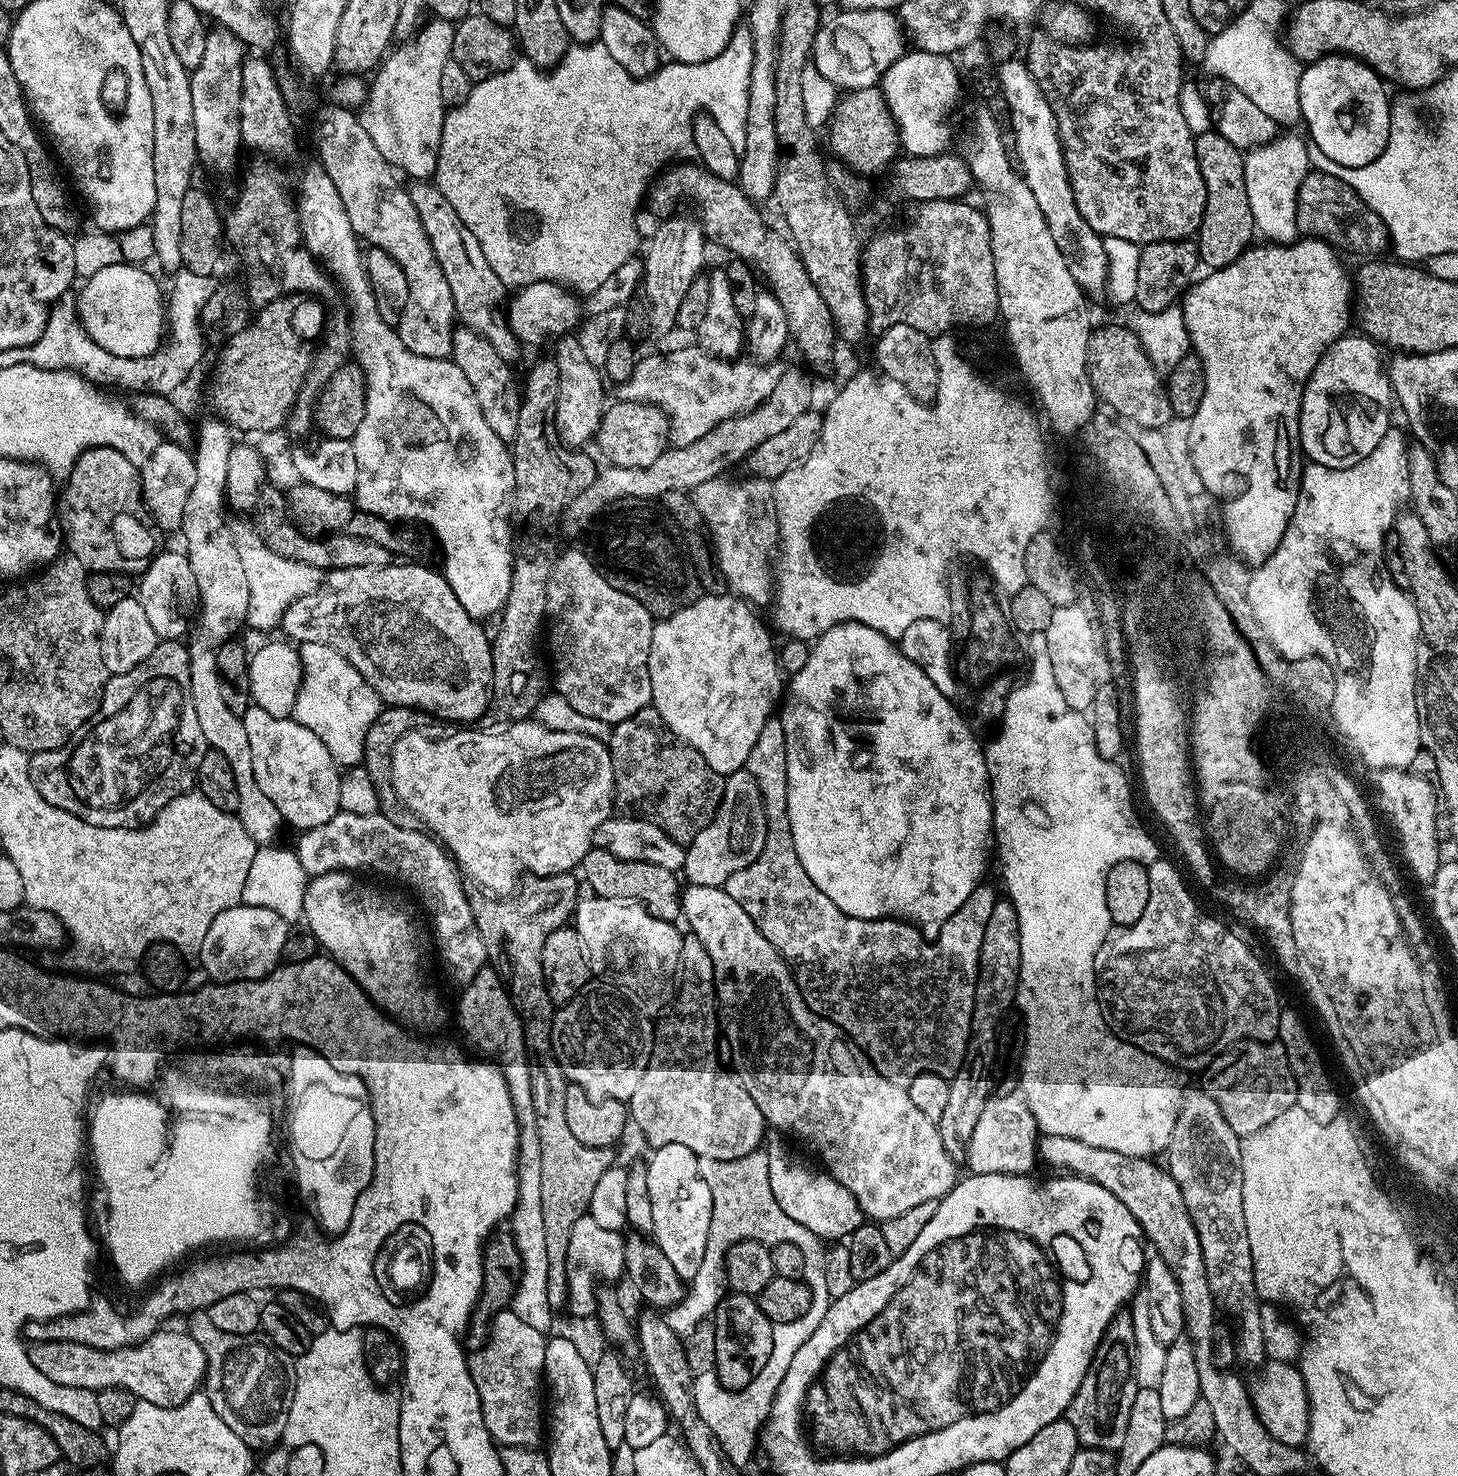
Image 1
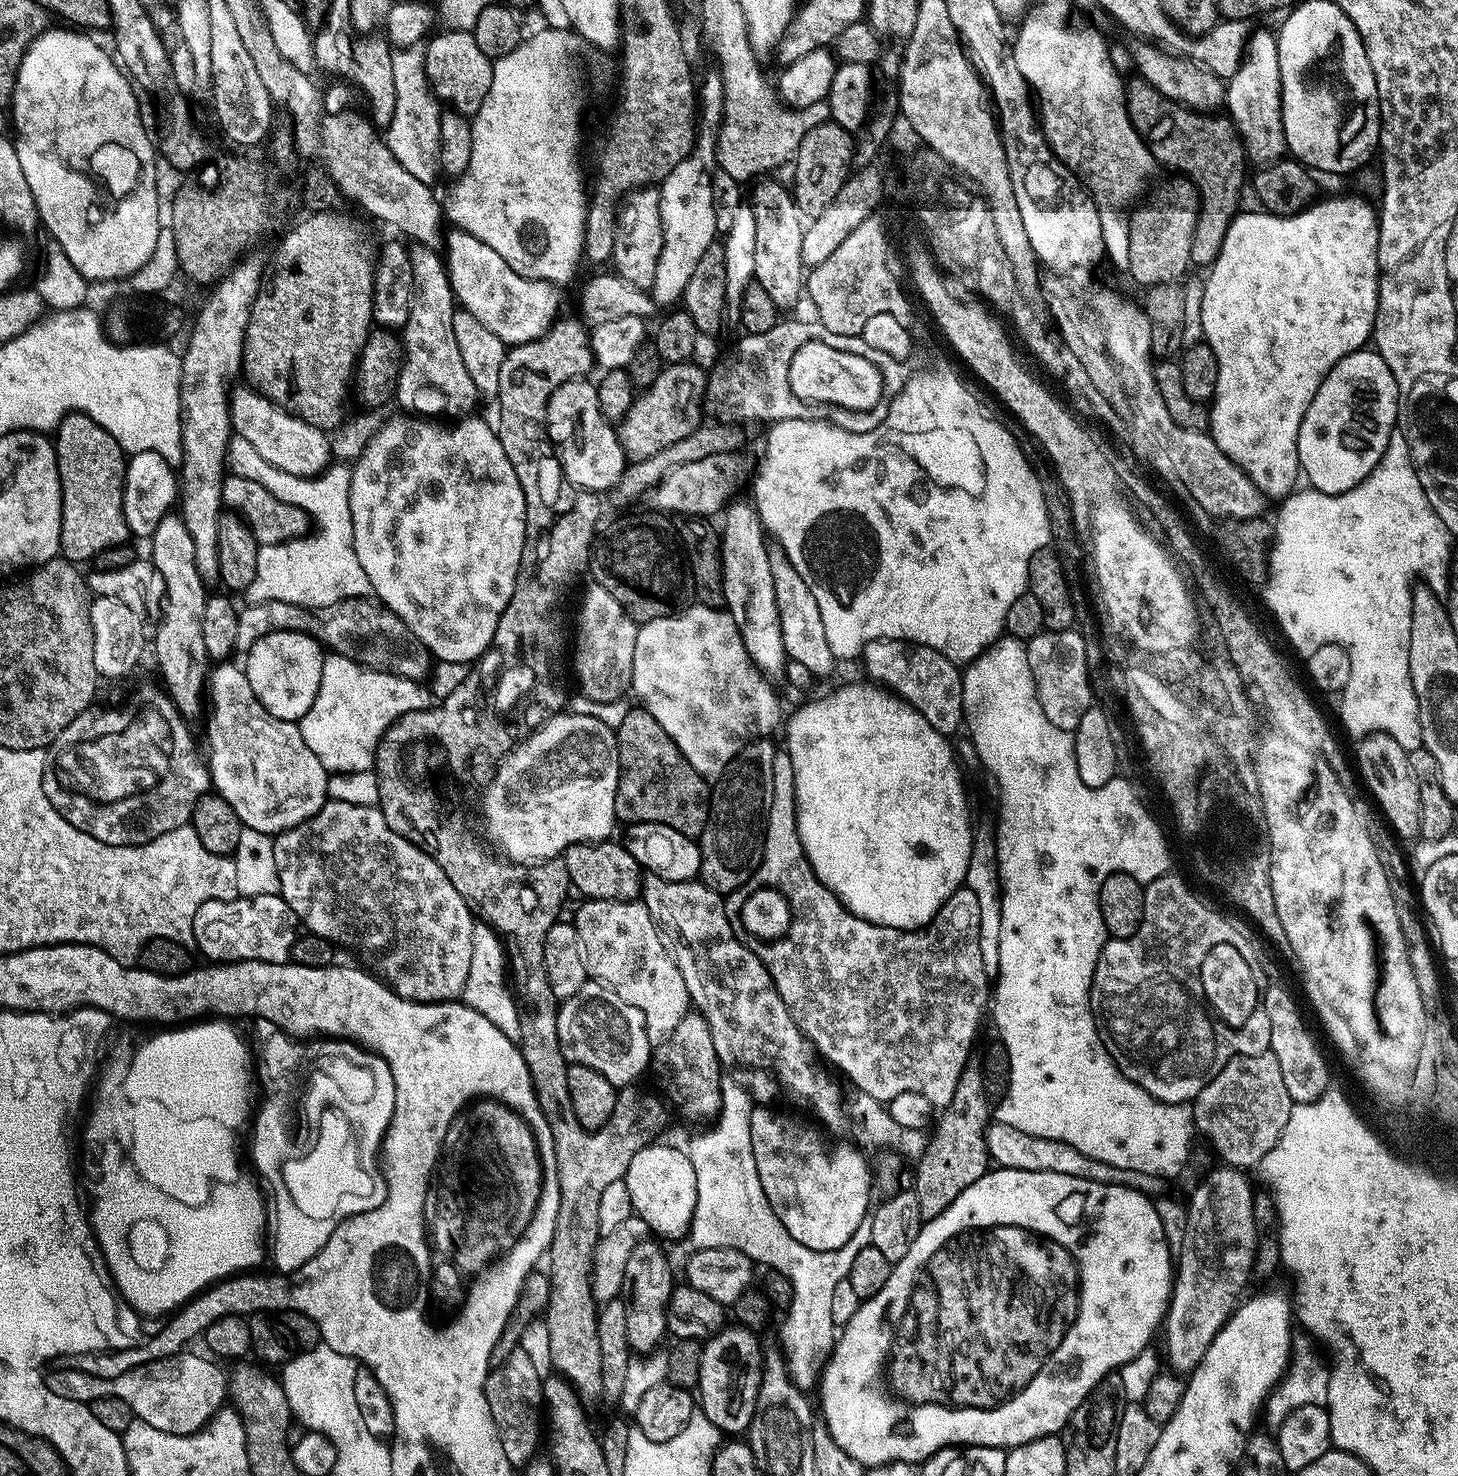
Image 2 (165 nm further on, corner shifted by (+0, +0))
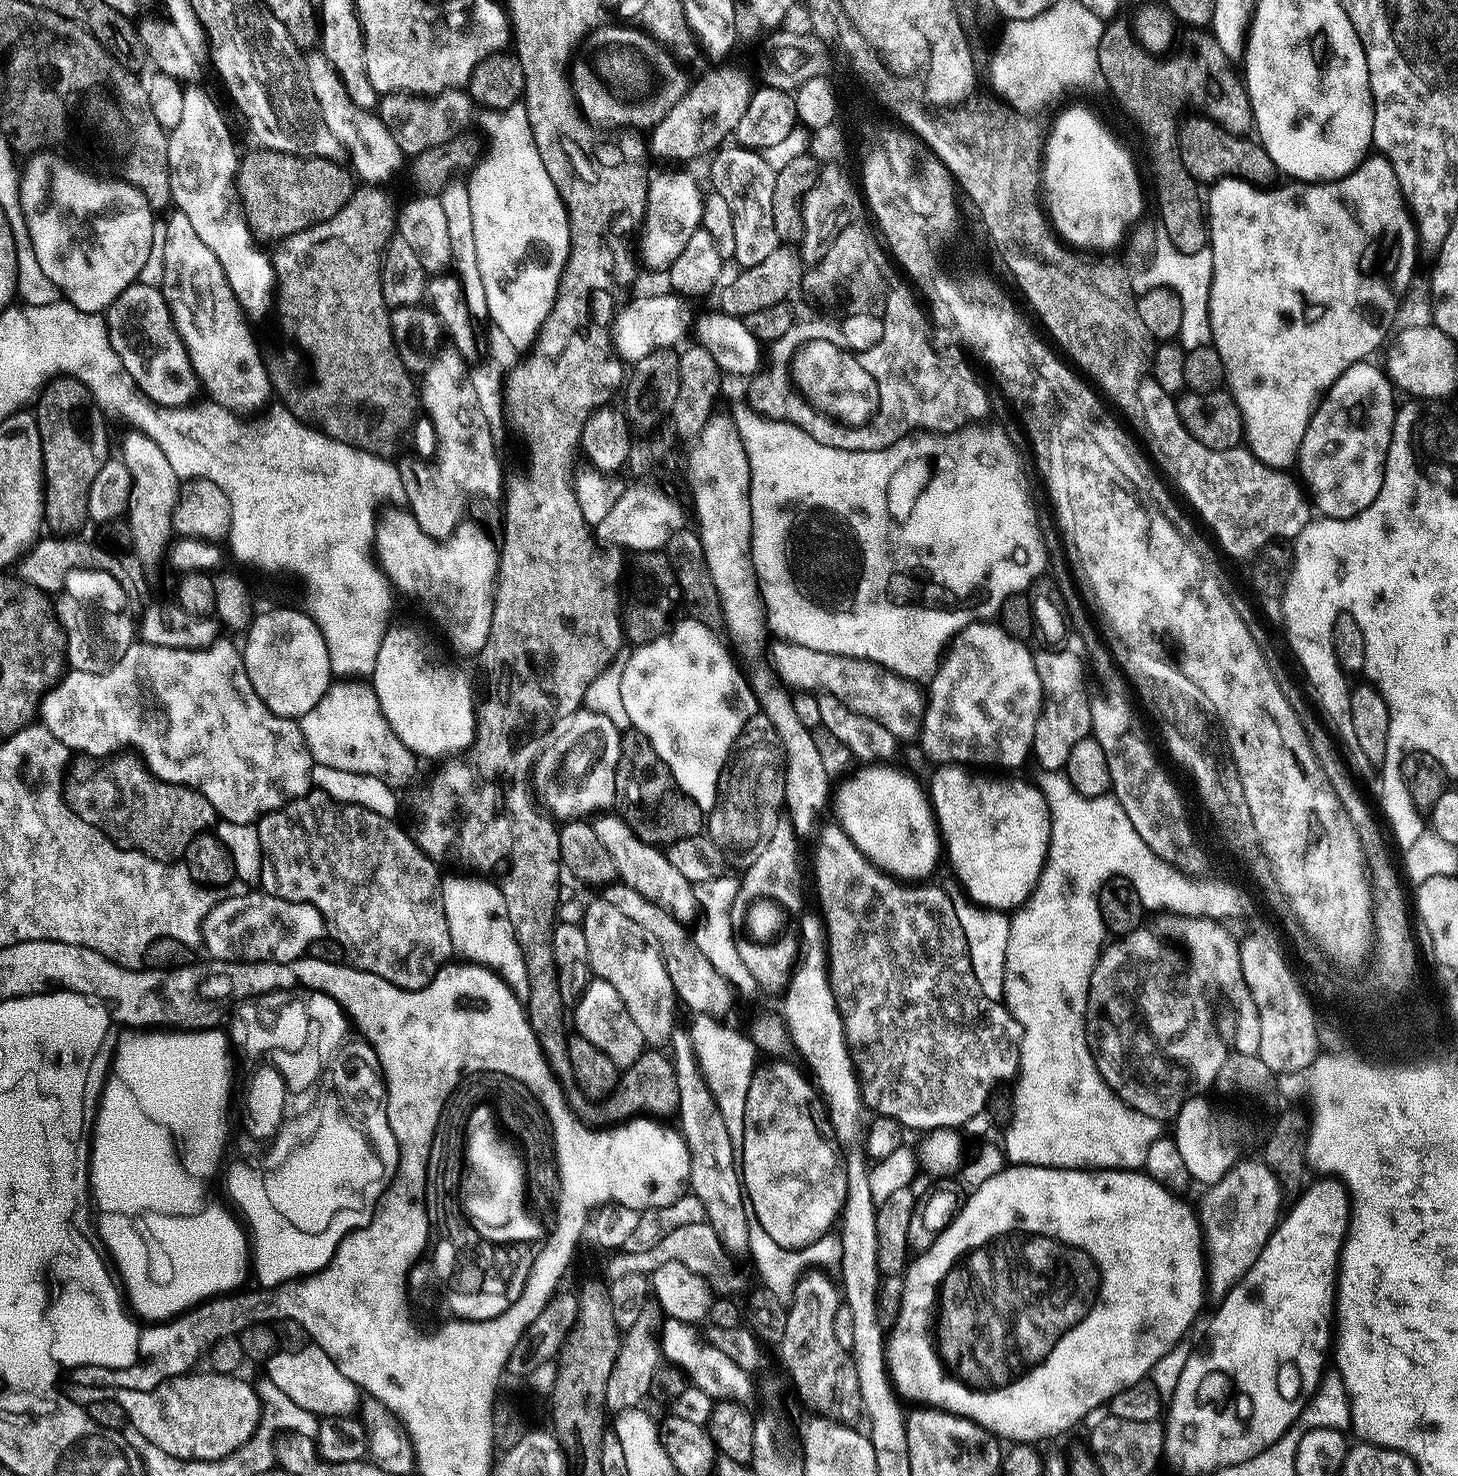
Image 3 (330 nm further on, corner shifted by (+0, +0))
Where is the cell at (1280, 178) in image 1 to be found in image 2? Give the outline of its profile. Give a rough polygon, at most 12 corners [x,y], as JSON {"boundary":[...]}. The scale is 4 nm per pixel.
{"boundary":[[1247,37],[1226,112],[1253,165],[1285,155],[1278,46]]}

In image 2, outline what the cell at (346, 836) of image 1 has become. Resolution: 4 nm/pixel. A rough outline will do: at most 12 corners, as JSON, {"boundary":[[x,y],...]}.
{"boundary":[[379,807],[279,833],[279,896],[402,998],[463,997],[472,911]]}

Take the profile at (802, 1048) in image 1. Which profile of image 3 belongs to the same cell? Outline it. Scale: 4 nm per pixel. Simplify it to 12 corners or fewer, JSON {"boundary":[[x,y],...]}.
{"boundary":[[620,816],[594,827],[617,877],[678,923],[698,916],[696,889],[657,845],[640,848]]}

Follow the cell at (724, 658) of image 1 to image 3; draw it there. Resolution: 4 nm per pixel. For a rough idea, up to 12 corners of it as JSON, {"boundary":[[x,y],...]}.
{"boundary":[[684,618],[624,660],[631,727],[708,814],[756,696]]}

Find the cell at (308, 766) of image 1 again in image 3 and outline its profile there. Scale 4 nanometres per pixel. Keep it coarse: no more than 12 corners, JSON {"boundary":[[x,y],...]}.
{"boundary":[[224,648],[69,671],[54,738],[120,750],[251,824],[313,787]]}

